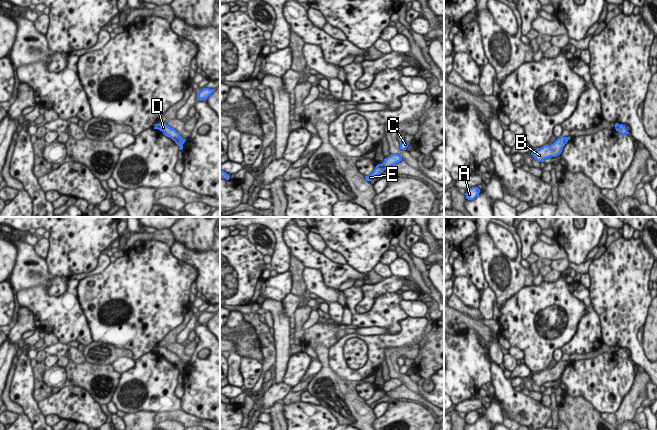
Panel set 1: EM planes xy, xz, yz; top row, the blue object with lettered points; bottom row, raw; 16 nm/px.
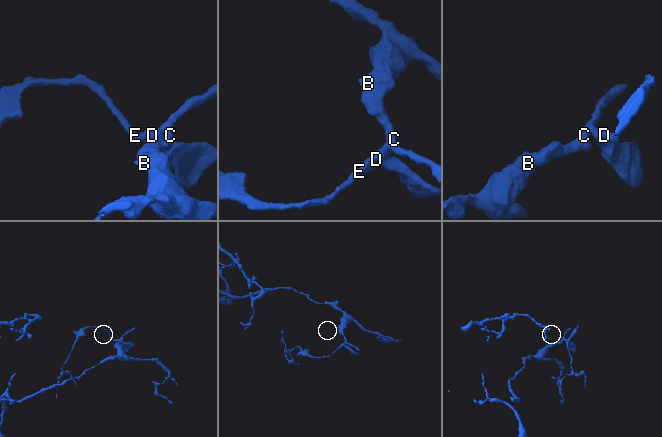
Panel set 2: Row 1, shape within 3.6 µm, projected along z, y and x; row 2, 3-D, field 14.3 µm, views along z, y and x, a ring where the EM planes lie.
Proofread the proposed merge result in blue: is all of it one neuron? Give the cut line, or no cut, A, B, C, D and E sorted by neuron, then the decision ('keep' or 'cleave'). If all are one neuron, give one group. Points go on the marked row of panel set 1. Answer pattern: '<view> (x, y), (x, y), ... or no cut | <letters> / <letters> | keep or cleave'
xz (379, 164), (385, 169) | A B C D / E | cleave

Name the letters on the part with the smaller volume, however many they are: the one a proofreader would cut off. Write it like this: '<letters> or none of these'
E.

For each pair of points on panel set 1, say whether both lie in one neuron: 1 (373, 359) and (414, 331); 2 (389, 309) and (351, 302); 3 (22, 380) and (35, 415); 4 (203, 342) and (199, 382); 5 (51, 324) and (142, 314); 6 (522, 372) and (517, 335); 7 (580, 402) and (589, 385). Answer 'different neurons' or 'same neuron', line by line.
1: same neuron
2: same neuron
3: same neuron
4: same neuron
5: different neurons
6: different neurons
7: different neurons

